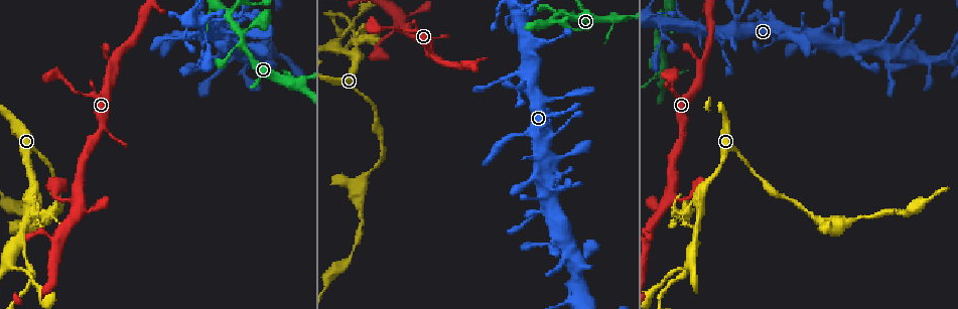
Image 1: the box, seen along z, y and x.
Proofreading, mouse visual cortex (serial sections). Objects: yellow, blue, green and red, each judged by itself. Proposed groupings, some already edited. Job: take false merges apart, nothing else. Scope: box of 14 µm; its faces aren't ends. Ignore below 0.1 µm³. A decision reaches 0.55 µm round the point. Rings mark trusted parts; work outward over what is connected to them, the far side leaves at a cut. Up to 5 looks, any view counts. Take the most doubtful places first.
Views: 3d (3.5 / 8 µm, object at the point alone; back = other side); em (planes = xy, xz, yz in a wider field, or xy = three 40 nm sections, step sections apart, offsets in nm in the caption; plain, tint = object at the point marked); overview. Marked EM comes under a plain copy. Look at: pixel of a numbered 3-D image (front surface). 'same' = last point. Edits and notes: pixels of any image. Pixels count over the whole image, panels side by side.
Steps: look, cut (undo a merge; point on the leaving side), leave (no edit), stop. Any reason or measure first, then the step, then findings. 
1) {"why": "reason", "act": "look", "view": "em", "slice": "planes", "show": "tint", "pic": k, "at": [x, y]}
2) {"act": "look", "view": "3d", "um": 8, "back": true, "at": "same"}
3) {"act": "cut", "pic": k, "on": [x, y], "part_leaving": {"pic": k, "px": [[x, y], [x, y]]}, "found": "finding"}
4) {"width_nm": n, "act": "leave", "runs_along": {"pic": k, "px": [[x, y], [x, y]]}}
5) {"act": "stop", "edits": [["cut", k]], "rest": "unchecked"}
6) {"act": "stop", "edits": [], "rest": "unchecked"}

{"act": "look", "view": "3d", "um": 3.5, "pic": 1, "at": [695, 240]}

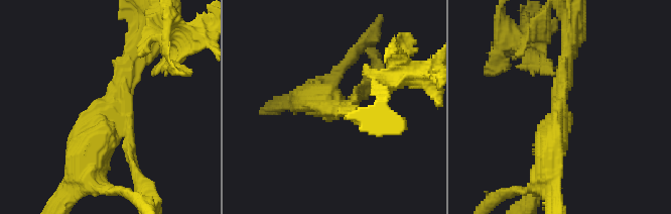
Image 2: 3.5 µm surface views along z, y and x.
{"arms": 3, "arm_widths_nm": [150, 250, 500], "act": "look", "view": "em", "slice": "xy", "step": 5, "show": "tint", "pic": 2, "at": [120, 111]}

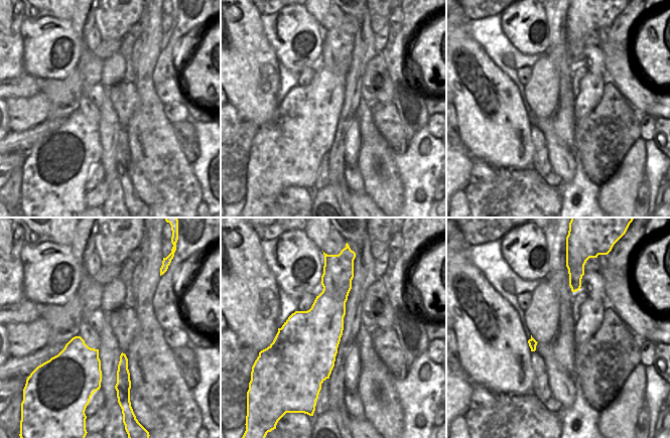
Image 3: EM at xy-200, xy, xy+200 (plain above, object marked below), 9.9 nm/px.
{"width_nm": 550, "act": "leave", "runs_along": {"pic": 2, "px": [[137, 48], [88, 167]]}, "found": "one cell here"}

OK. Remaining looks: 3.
{"why": "a fork", "act": "look", "view": "3d", "um": 3.5, "pic": 1, "at": [300, 84]}

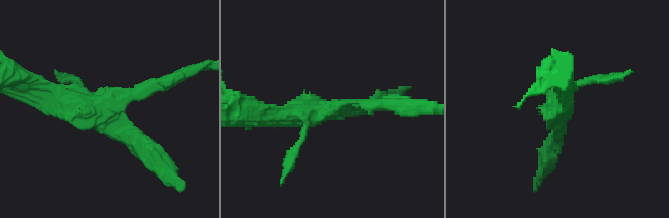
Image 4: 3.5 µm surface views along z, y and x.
{"act": "look", "view": "em", "slice": "xy", "step": 5, "show": "tint", "pic": 4, "at": [99, 116]}

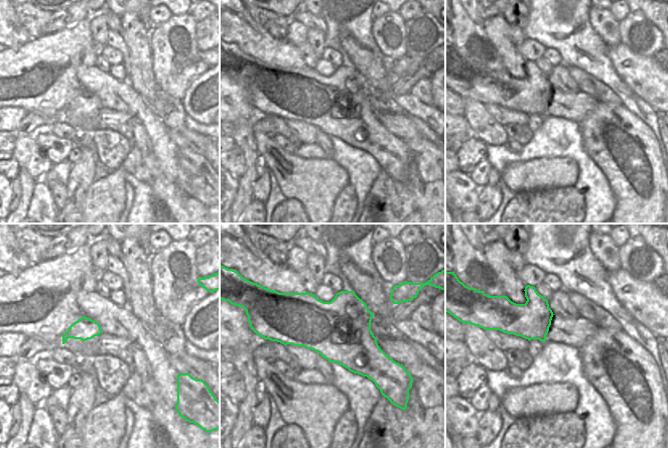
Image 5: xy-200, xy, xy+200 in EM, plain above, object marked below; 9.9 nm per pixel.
{"width_nm": 600, "act": "leave", "runs_along": {"pic": 4, "px": [[41, 92], [131, 135], [149, 159]]}, "found": "all the same cell"}

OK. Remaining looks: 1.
{"act": "stop", "edits": [], "rest": "unchecked"}

